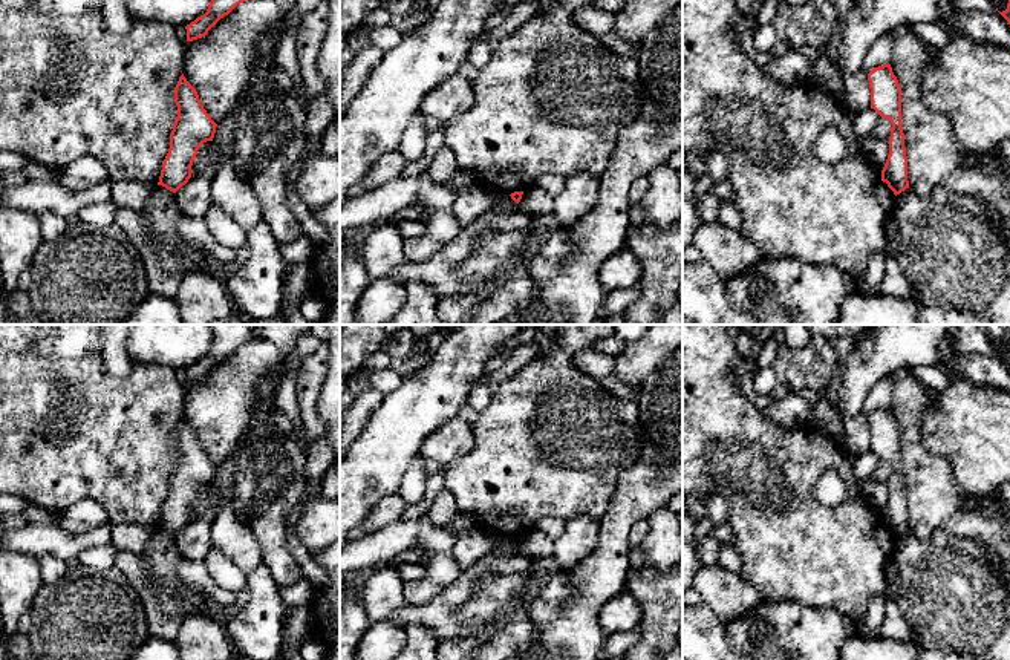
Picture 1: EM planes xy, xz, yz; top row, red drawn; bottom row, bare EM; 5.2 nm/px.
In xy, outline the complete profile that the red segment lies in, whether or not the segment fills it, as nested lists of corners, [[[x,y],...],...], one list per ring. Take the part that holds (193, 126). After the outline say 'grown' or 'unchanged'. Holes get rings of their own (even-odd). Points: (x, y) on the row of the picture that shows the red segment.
[[[184,74],[174,87],[174,103],[178,116],[170,133],[170,149],[158,182],[158,185],[173,193],[188,182],[199,147],[207,141],[213,141],[217,127]]]; unchanged

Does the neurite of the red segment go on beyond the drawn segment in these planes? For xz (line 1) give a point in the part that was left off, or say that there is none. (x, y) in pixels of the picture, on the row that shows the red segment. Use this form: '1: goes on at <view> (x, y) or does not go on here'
1: does not go on here

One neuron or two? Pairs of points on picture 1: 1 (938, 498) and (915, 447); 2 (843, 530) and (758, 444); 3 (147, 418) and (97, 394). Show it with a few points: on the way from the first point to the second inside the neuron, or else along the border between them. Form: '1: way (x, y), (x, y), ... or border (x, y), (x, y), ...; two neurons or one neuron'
1: way (929, 486), (929, 478), (915, 460); one neuron
2: way (819, 518), (770, 469); one neuron
3: way (135, 418), (121, 418), (109, 406); one neuron

